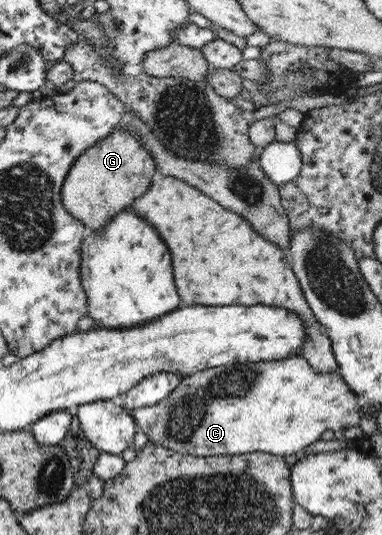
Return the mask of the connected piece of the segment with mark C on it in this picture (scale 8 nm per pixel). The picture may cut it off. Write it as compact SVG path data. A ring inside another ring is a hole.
M298 352L295 357L289 359L260 361L257 363L227 364L225 366L207 368L201 372L189 374L186 377L183 377L178 382L176 388L166 398L159 400L157 404L151 407L127 411L127 413L133 417L133 423L135 423L136 428L147 437L148 442L159 444L159 446L163 446L163 448L167 448L167 450L173 452L179 452L184 455L206 457L213 455L247 454L247 452L261 451L267 454L284 457L289 454L300 455L308 444L319 440L319 438L325 437L329 432L339 429L344 430L347 427L359 424L359 416L357 412L358 407L355 405L356 398L357 396L349 391L349 386L345 384L345 381L337 371L325 374L315 373Z

